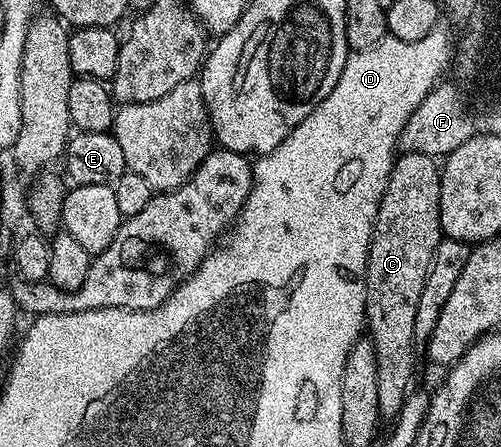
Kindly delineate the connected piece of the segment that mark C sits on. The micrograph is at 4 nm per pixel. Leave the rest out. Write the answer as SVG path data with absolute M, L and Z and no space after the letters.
M400 152L391 166L391 174L375 216L367 256L365 329L377 355L377 407L380 418L383 419L394 419L401 411L407 394L413 389L411 380L415 377L417 303L421 300L421 287L425 287L425 275L429 271L433 251L437 251L439 242L444 238L443 228L439 225L440 172L441 165L436 158L424 153Z

